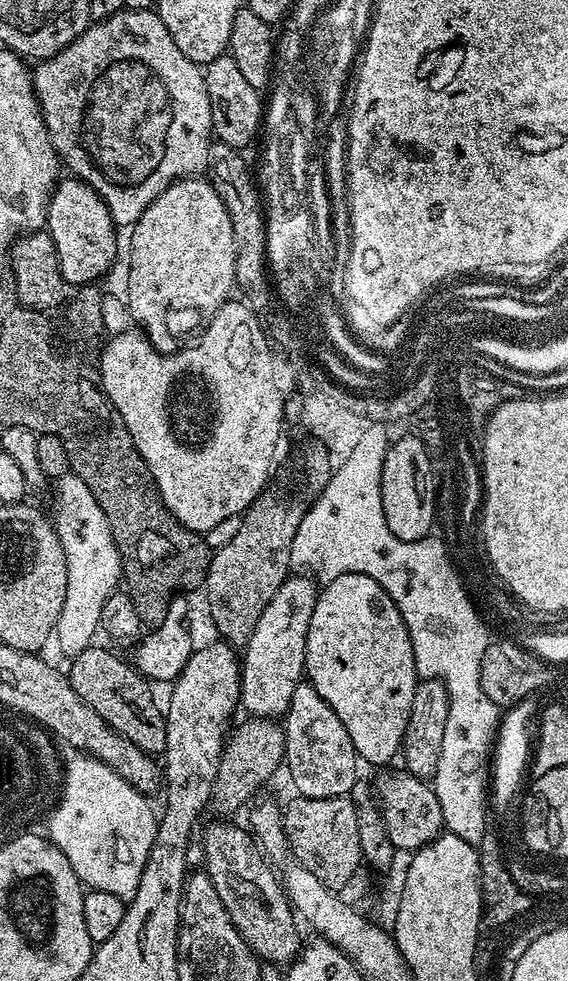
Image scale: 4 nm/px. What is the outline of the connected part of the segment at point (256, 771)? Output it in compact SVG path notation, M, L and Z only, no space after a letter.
M244 718L244 721L241 722L240 725L233 727L231 729L230 735L227 737L226 743L224 745L224 753L222 754L222 758L220 759L220 765L218 766L218 778L214 782L214 790L212 791L212 798L210 801L211 811L216 811L215 815L220 818L232 818L236 811L239 810L240 807L243 806L244 803L247 802L248 799L251 798L252 795L255 794L256 791L259 790L260 787L263 786L264 783L267 782L268 779L271 778L272 775L275 774L276 771L281 771L282 765L284 764L284 730L283 727L275 719L272 718Z

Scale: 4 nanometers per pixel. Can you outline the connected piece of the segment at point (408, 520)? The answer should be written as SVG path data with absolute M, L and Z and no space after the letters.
M410 439L389 443L382 462L382 514L386 514L386 526L403 540L422 540L429 535L432 519L438 515L431 505L432 477L428 461L420 444Z

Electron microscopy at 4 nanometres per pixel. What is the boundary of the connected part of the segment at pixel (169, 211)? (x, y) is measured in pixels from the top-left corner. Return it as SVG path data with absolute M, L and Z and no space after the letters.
M171 184L150 202L150 206L146 206L140 216L142 222L131 225L126 278L129 314L140 323L137 324L139 331L165 354L177 351L182 342L193 335L186 328L194 316L176 316L168 312L164 316L160 304L200 304L207 322L233 295L236 283L235 250L230 250L230 240L234 240L230 222L218 218L208 220L208 226L190 226L188 218L184 218L184 194L172 192L176 192L176 187Z

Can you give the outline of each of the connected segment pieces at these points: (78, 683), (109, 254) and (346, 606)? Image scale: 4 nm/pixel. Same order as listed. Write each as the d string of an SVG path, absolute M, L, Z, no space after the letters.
M98 646L88 647L77 656L71 657L72 669L67 669L66 675L72 684L72 689L102 718L114 731L122 734L134 746L144 752L153 754L163 753L166 746L166 712L163 707L156 705L152 697L153 685L145 680L131 663L128 664L120 656L115 656L108 648Z
M75 178L67 179L61 179L57 183L56 189L52 191L52 197L48 199L46 231L52 236L54 246L58 250L58 262L60 263L65 285L88 286L96 282L96 279L116 260L118 225L110 218L110 210L106 206L106 202L102 202L102 198L89 184Z
M347 572L338 578L334 578L330 583L323 585L319 589L316 605L314 606L314 615L310 618L310 630L306 638L306 658L304 659L304 671L306 673L307 683L314 686L314 690L318 690L318 694L322 694L322 698L326 698L326 702L330 702L330 710L334 710L334 714L338 714L338 718L342 718L342 726L346 726L346 734L350 734L350 742L354 742L354 750L357 757L361 761L364 760L368 764L384 764L380 766L388 766L392 759L397 759L398 753L401 751L404 743L404 735L406 734L406 722L410 718L410 706L414 702L414 690L418 683L416 667L414 666L414 650L410 642L410 634L406 630L406 624L402 618L402 614L398 610L398 606L394 606L394 602L390 598L390 594L386 594L386 590L382 590L382 586L378 586L378 582L374 582L374 578L370 578L366 574L354 574Z

